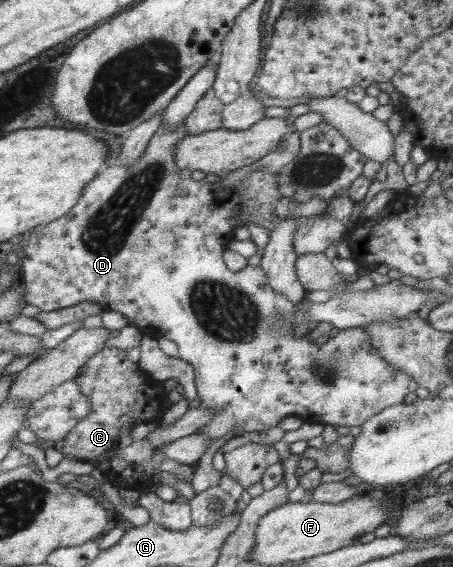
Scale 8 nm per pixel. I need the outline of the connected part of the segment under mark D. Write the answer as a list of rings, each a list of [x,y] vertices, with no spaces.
[[[183,126],[175,130],[157,130],[155,136],[149,141],[145,154],[131,166],[112,166],[106,167],[97,174],[87,188],[83,190],[83,196],[79,202],[65,216],[59,216],[59,219],[51,221],[49,224],[41,225],[29,232],[29,242],[23,250],[23,264],[17,269],[20,272],[20,280],[24,283],[26,289],[26,304],[31,304],[43,312],[51,312],[60,308],[67,308],[83,301],[96,302],[104,311],[114,310],[121,312],[127,318],[130,324],[135,326],[143,335],[152,335],[155,338],[163,337],[173,340],[177,344],[178,357],[186,362],[195,370],[195,384],[198,390],[198,398],[201,400],[202,409],[211,409],[216,415],[212,416],[204,426],[195,433],[203,433],[210,438],[210,442],[225,436],[236,428],[233,437],[241,432],[264,431],[277,426],[286,416],[296,415],[304,422],[311,424],[332,424],[334,426],[361,426],[364,420],[379,414],[384,408],[395,404],[403,403],[405,396],[409,392],[417,390],[418,383],[414,378],[408,376],[405,372],[383,362],[377,349],[373,346],[370,336],[365,332],[363,327],[339,329],[335,337],[330,337],[325,344],[318,346],[308,335],[303,338],[295,338],[294,331],[288,329],[286,324],[292,322],[294,317],[294,305],[285,295],[276,293],[269,286],[266,274],[262,271],[260,265],[247,265],[239,272],[228,272],[225,269],[223,251],[226,245],[233,240],[234,231],[238,227],[245,227],[247,223],[255,223],[258,227],[274,230],[271,224],[271,217],[274,216],[273,208],[281,200],[281,196],[276,184],[276,176],[271,172],[249,172],[249,175],[239,181],[236,185],[228,187],[222,186],[221,183],[211,183],[206,179],[180,179],[180,170],[175,166],[175,147],[177,143],[185,137],[187,132]]]

